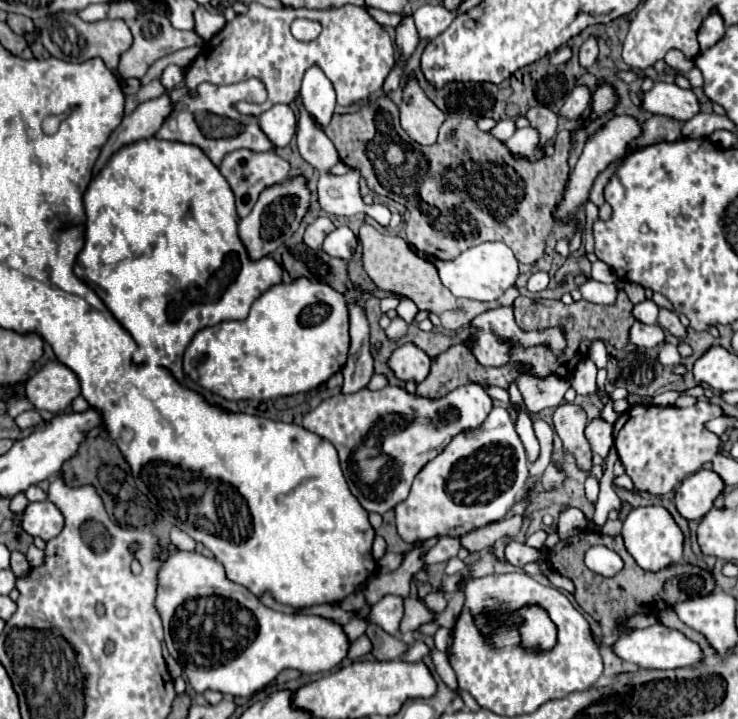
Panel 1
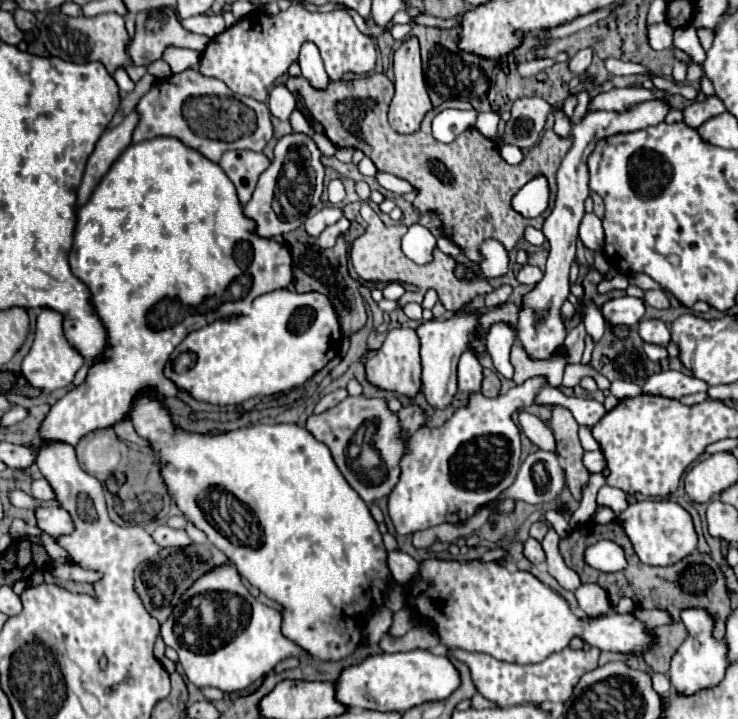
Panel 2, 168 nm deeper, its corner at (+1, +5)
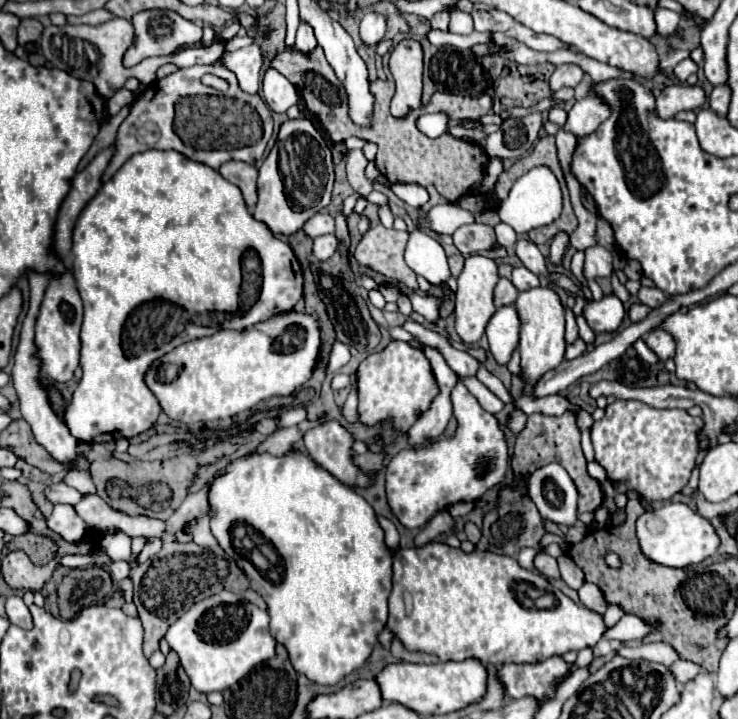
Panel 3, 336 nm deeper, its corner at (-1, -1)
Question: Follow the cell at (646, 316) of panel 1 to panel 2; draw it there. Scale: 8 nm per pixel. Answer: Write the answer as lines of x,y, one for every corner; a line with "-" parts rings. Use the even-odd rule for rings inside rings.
623,296
623,298
615,298
603,304
603,318
611,324
633,326
641,322
643,316
645,316
645,302
639,298

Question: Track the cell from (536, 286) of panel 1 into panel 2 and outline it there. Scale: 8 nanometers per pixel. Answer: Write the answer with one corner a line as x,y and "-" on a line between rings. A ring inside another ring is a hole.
525,264
521,270
519,270
519,274
517,274
517,280
521,282
521,284
539,284
539,280
543,278
543,272
537,268
537,266
529,266
529,264

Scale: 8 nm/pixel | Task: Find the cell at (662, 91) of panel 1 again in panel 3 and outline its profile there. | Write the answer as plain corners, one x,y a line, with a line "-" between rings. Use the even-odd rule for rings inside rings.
587,96
571,106
571,110
567,112
567,122
561,128
575,136
585,136
597,130
597,126
607,118
609,118
609,106
601,98

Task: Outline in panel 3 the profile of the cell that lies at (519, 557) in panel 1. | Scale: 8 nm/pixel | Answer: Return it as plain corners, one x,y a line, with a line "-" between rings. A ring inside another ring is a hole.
539,552
537,554
537,558
535,558
535,568
543,574
543,576
547,576
547,578
559,578
559,568
557,568
557,560
555,558
551,558
549,554
545,554
545,552

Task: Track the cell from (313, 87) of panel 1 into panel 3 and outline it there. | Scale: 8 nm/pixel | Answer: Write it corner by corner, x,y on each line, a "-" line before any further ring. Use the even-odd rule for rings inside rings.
301,22
301,24
299,24
295,44
297,44
299,52
303,52
305,56
317,46
317,40
315,40
315,34
313,34
313,28
311,28
307,22

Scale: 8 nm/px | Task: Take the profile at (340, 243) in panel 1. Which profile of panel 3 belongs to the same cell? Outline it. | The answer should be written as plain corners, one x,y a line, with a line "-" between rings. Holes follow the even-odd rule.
321,236
313,240
313,254
317,256
317,260
327,260
335,254
337,250
337,238
335,236

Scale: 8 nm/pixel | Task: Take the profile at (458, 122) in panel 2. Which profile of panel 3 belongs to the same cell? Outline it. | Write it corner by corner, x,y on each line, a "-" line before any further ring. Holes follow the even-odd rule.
423,114
421,118
417,118
417,128
427,134
429,138
437,138
441,134
445,134
447,130
447,116
445,114

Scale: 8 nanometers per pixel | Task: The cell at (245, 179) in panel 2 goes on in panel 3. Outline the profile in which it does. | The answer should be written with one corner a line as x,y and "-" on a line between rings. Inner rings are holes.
225,162
219,168
219,174
225,180
233,182
243,192
247,208
249,208
249,212
253,212
253,206
257,202
257,188
255,188
257,168
253,164
247,164
247,162

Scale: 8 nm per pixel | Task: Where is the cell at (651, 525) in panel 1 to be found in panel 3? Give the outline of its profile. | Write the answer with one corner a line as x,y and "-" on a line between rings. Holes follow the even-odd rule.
669,502
659,510
645,512
643,516
639,516
637,538
641,542
643,554
649,560
671,568
685,568
703,562
705,558
717,554
717,548
721,544
713,524
707,518
693,512
687,504
675,504
675,502

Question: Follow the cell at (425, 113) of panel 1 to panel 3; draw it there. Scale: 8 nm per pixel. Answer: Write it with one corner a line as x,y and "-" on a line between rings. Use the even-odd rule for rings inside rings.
401,40
393,46
389,58
389,72
395,78
395,96
391,102
393,116
405,116
409,110
421,106
421,74
423,50
415,40

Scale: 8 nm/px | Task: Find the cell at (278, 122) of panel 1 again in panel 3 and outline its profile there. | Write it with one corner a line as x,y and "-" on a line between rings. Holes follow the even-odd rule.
267,68
261,80
261,96
273,112
287,112
289,106
297,104
297,88
277,70

